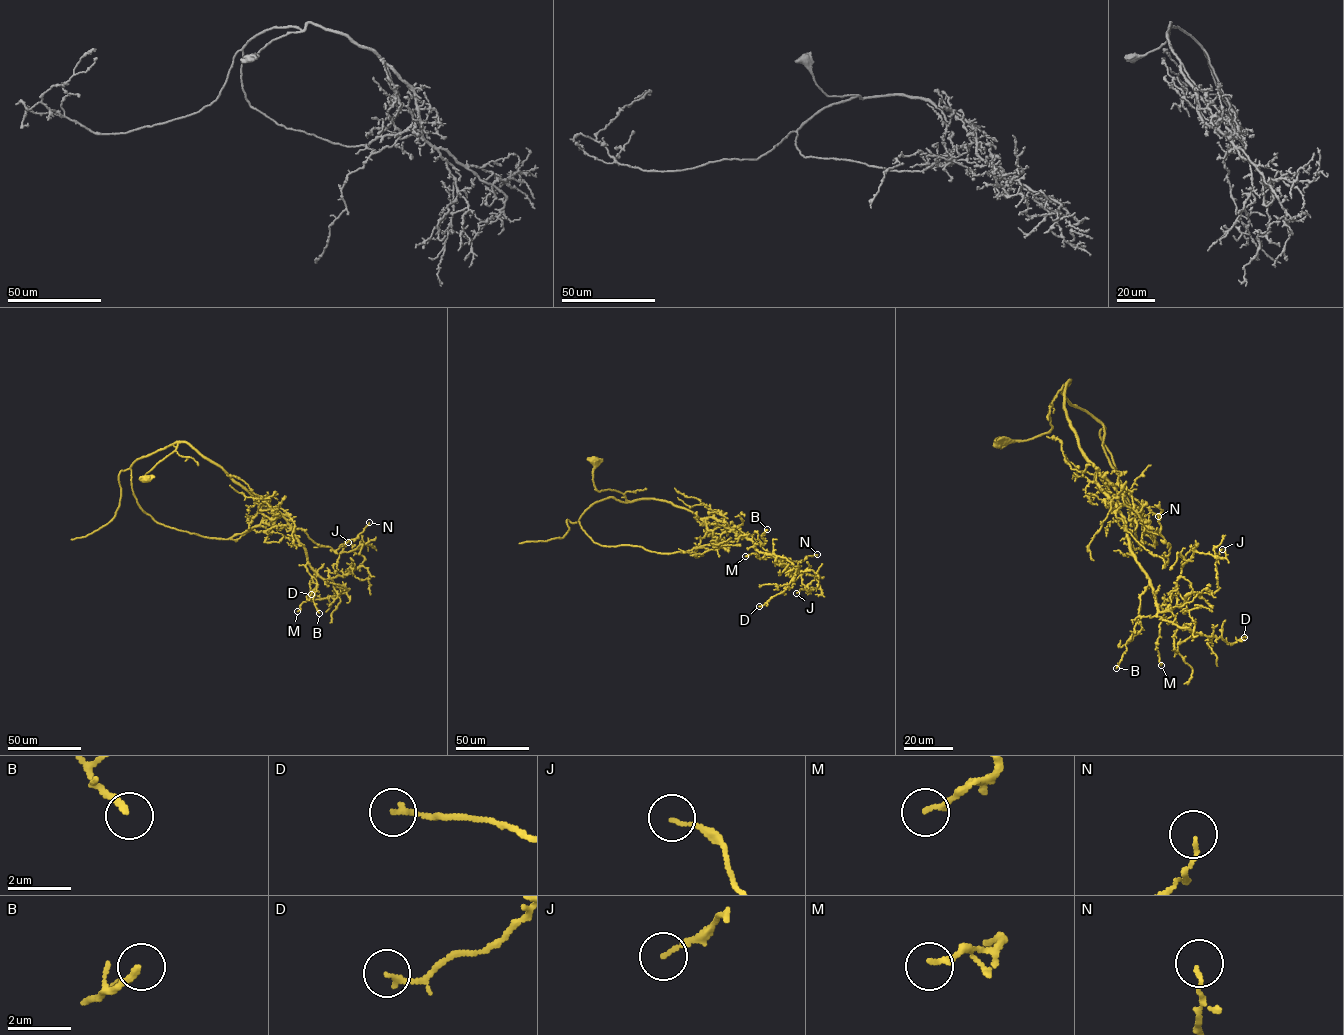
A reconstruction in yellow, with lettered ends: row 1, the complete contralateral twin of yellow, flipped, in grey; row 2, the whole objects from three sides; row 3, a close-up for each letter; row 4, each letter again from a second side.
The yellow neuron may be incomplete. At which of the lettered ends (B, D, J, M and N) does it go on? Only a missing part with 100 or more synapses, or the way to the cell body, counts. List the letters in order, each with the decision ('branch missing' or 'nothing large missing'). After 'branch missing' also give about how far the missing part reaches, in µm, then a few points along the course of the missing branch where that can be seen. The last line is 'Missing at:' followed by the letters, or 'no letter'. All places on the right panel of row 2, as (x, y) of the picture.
B: nothing large missing
D: nothing large missing
J: nothing large missing
M: nothing large missing
N: nothing large missing
Missing at: no letter

